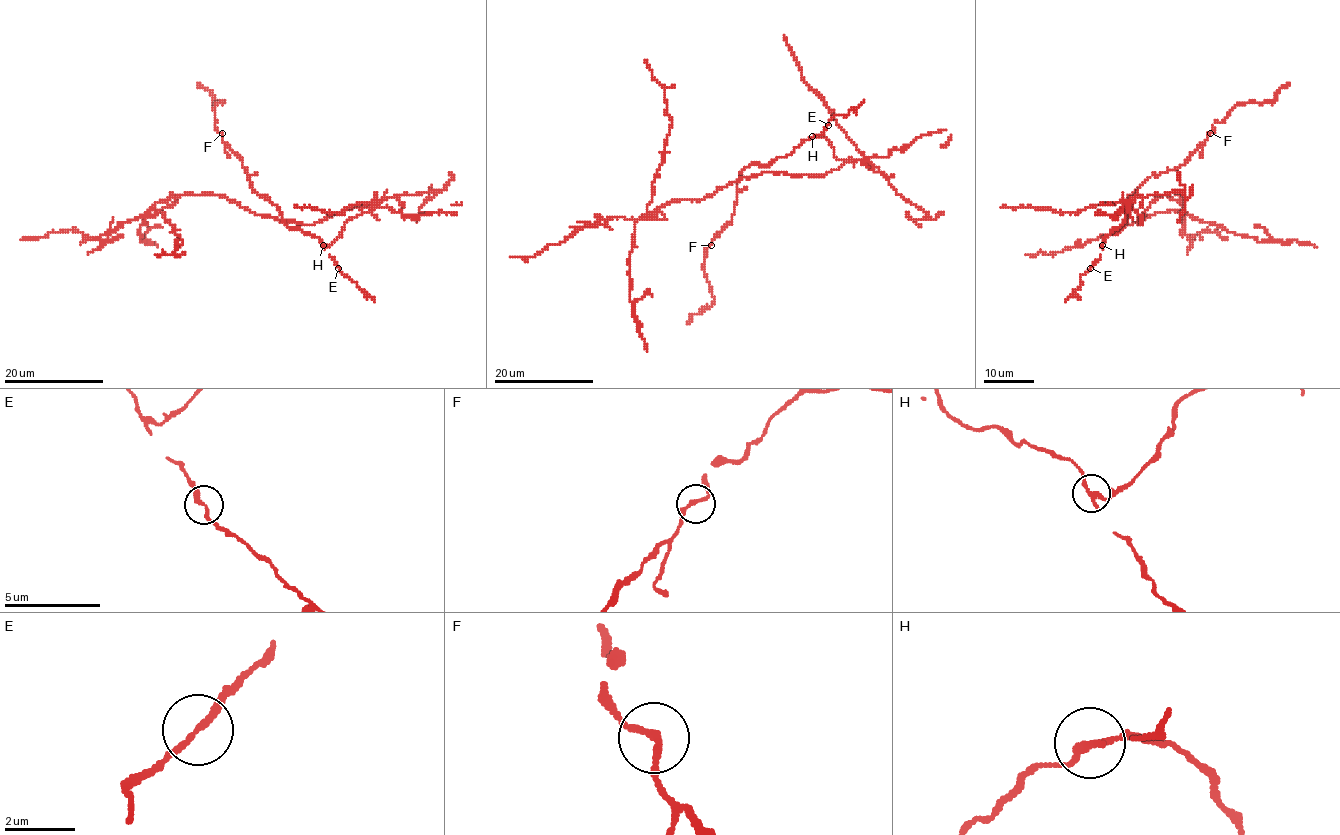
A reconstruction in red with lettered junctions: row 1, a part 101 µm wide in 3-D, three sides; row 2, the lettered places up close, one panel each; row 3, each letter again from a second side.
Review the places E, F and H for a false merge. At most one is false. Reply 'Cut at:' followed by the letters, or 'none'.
Cut at: H

